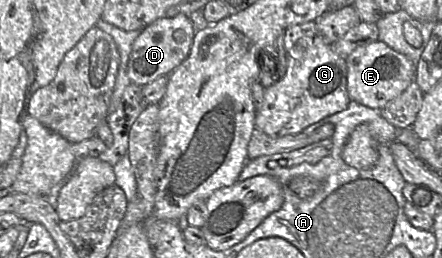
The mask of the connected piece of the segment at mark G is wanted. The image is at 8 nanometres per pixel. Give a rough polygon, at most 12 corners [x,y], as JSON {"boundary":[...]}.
{"boundary":[[316,35],[287,54],[255,127],[300,134],[345,110],[346,57]]}

